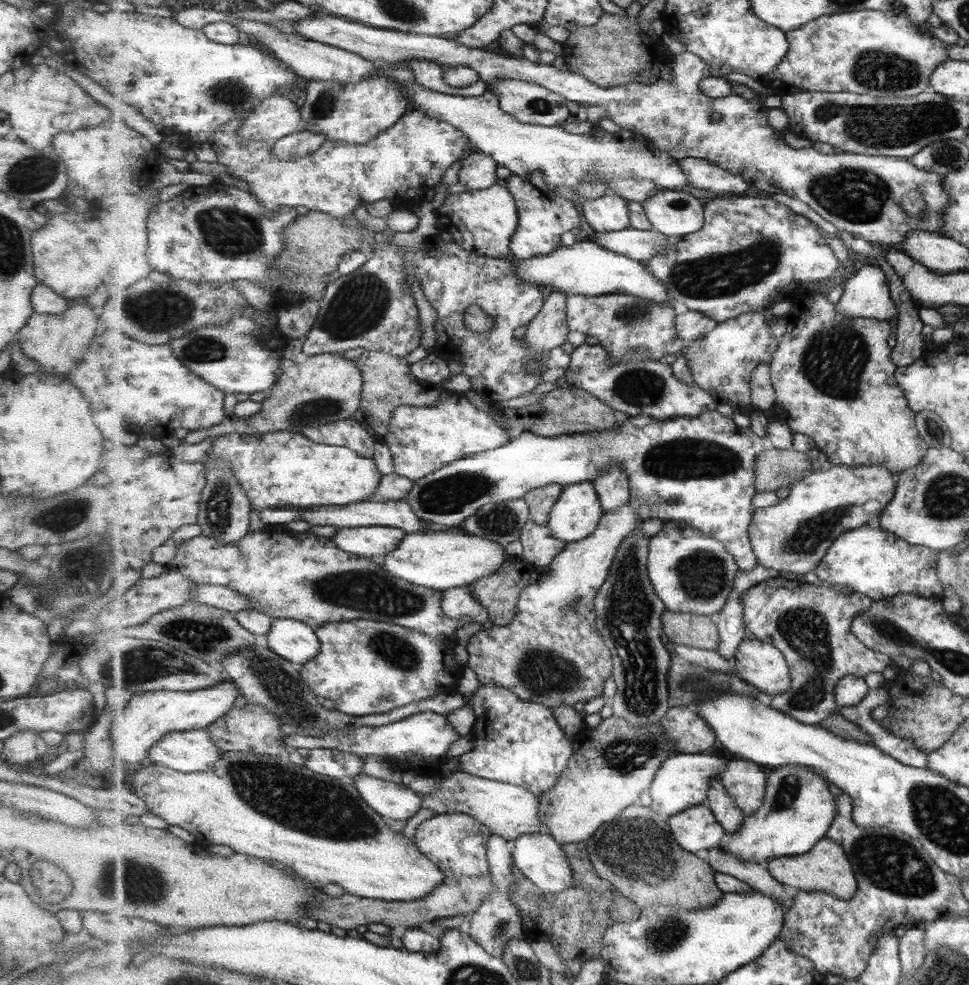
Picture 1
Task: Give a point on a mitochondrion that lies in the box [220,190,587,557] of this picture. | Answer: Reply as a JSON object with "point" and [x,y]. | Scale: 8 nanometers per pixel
{"point":[358,305]}

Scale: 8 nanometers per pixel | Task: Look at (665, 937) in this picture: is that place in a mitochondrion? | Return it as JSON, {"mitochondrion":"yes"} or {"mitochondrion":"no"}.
{"mitochondrion":"yes"}

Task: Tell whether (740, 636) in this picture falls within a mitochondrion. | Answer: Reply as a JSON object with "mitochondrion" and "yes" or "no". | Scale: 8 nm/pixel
{"mitochondrion":"no"}

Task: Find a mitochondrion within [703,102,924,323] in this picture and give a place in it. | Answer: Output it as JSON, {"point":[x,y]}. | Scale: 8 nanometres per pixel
{"point":[855,195]}

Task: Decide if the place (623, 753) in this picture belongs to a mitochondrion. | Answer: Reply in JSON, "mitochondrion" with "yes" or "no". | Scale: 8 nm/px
{"mitochondrion":"yes"}

